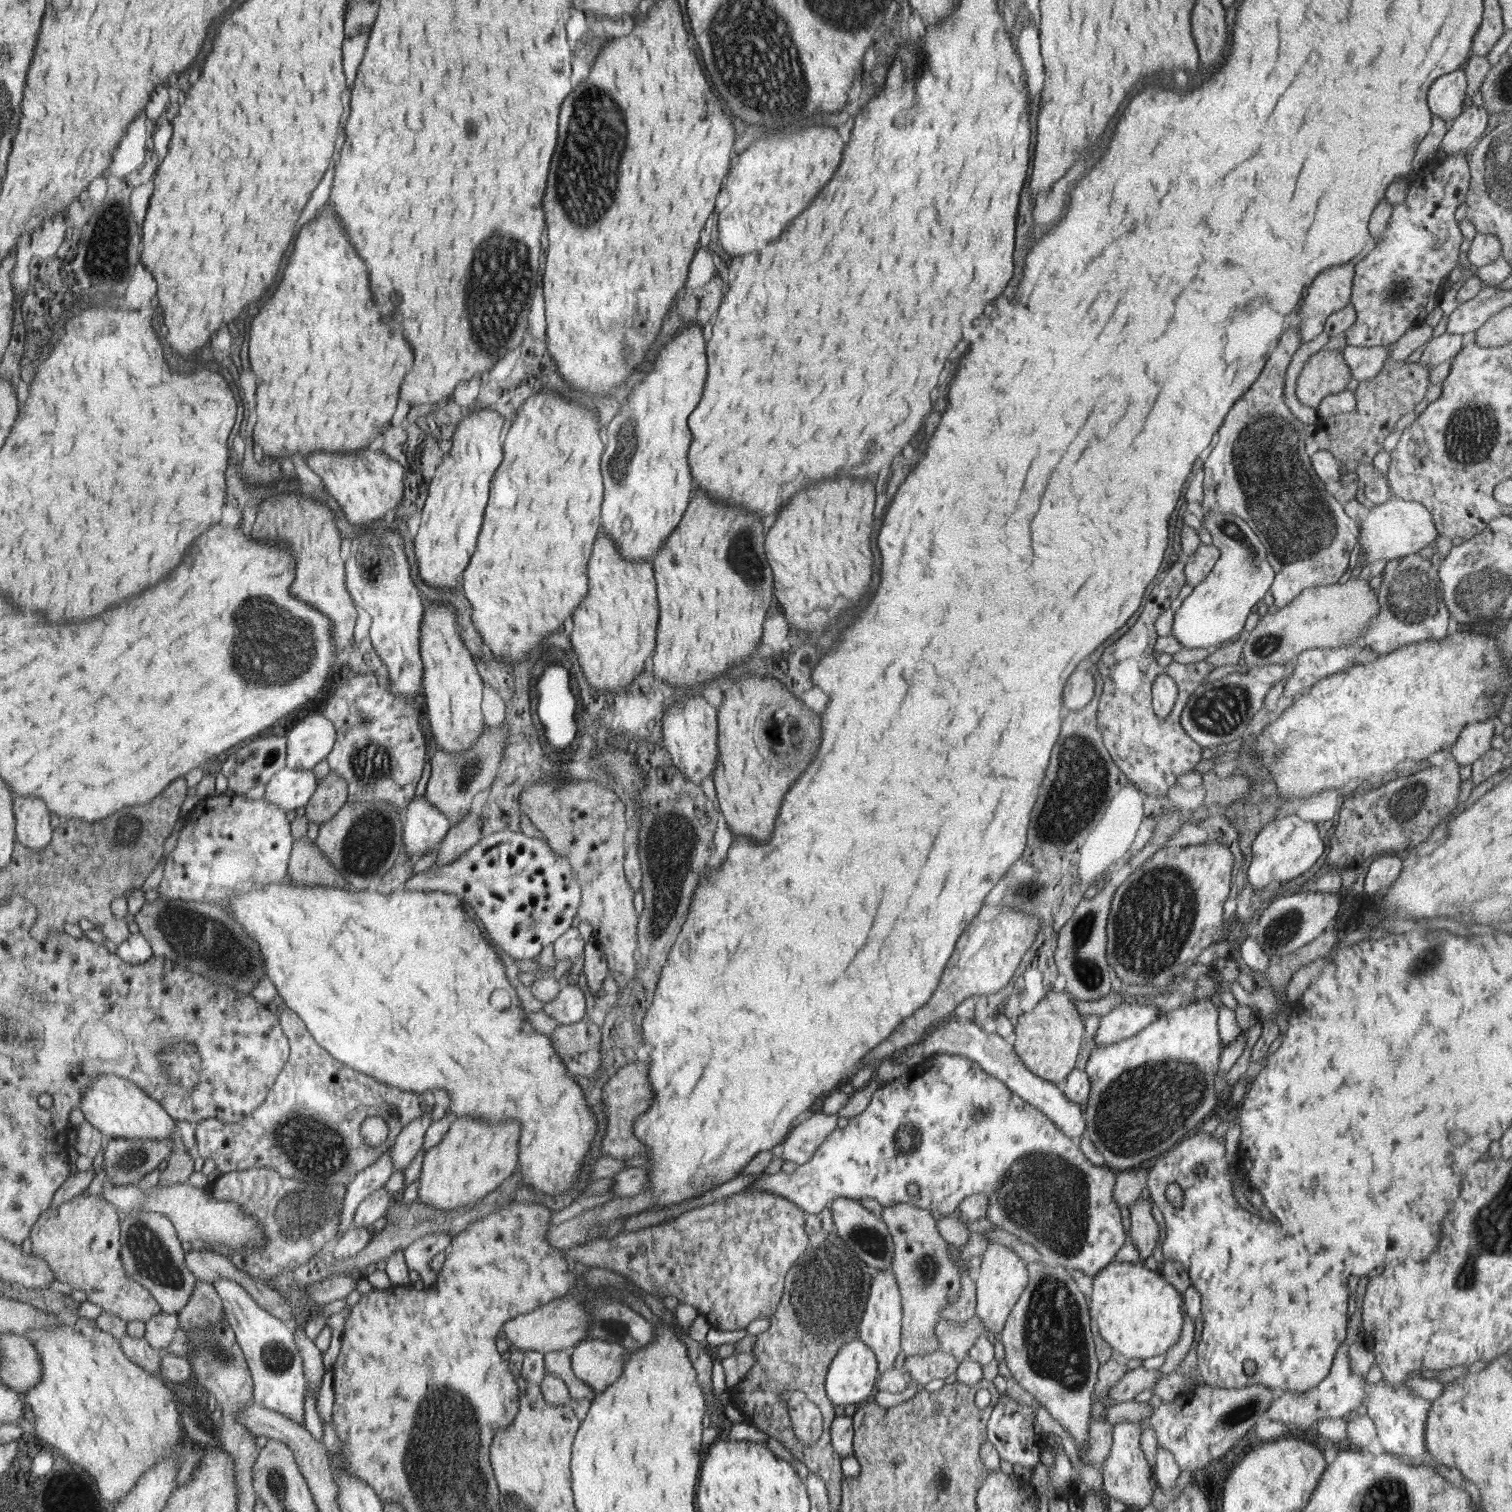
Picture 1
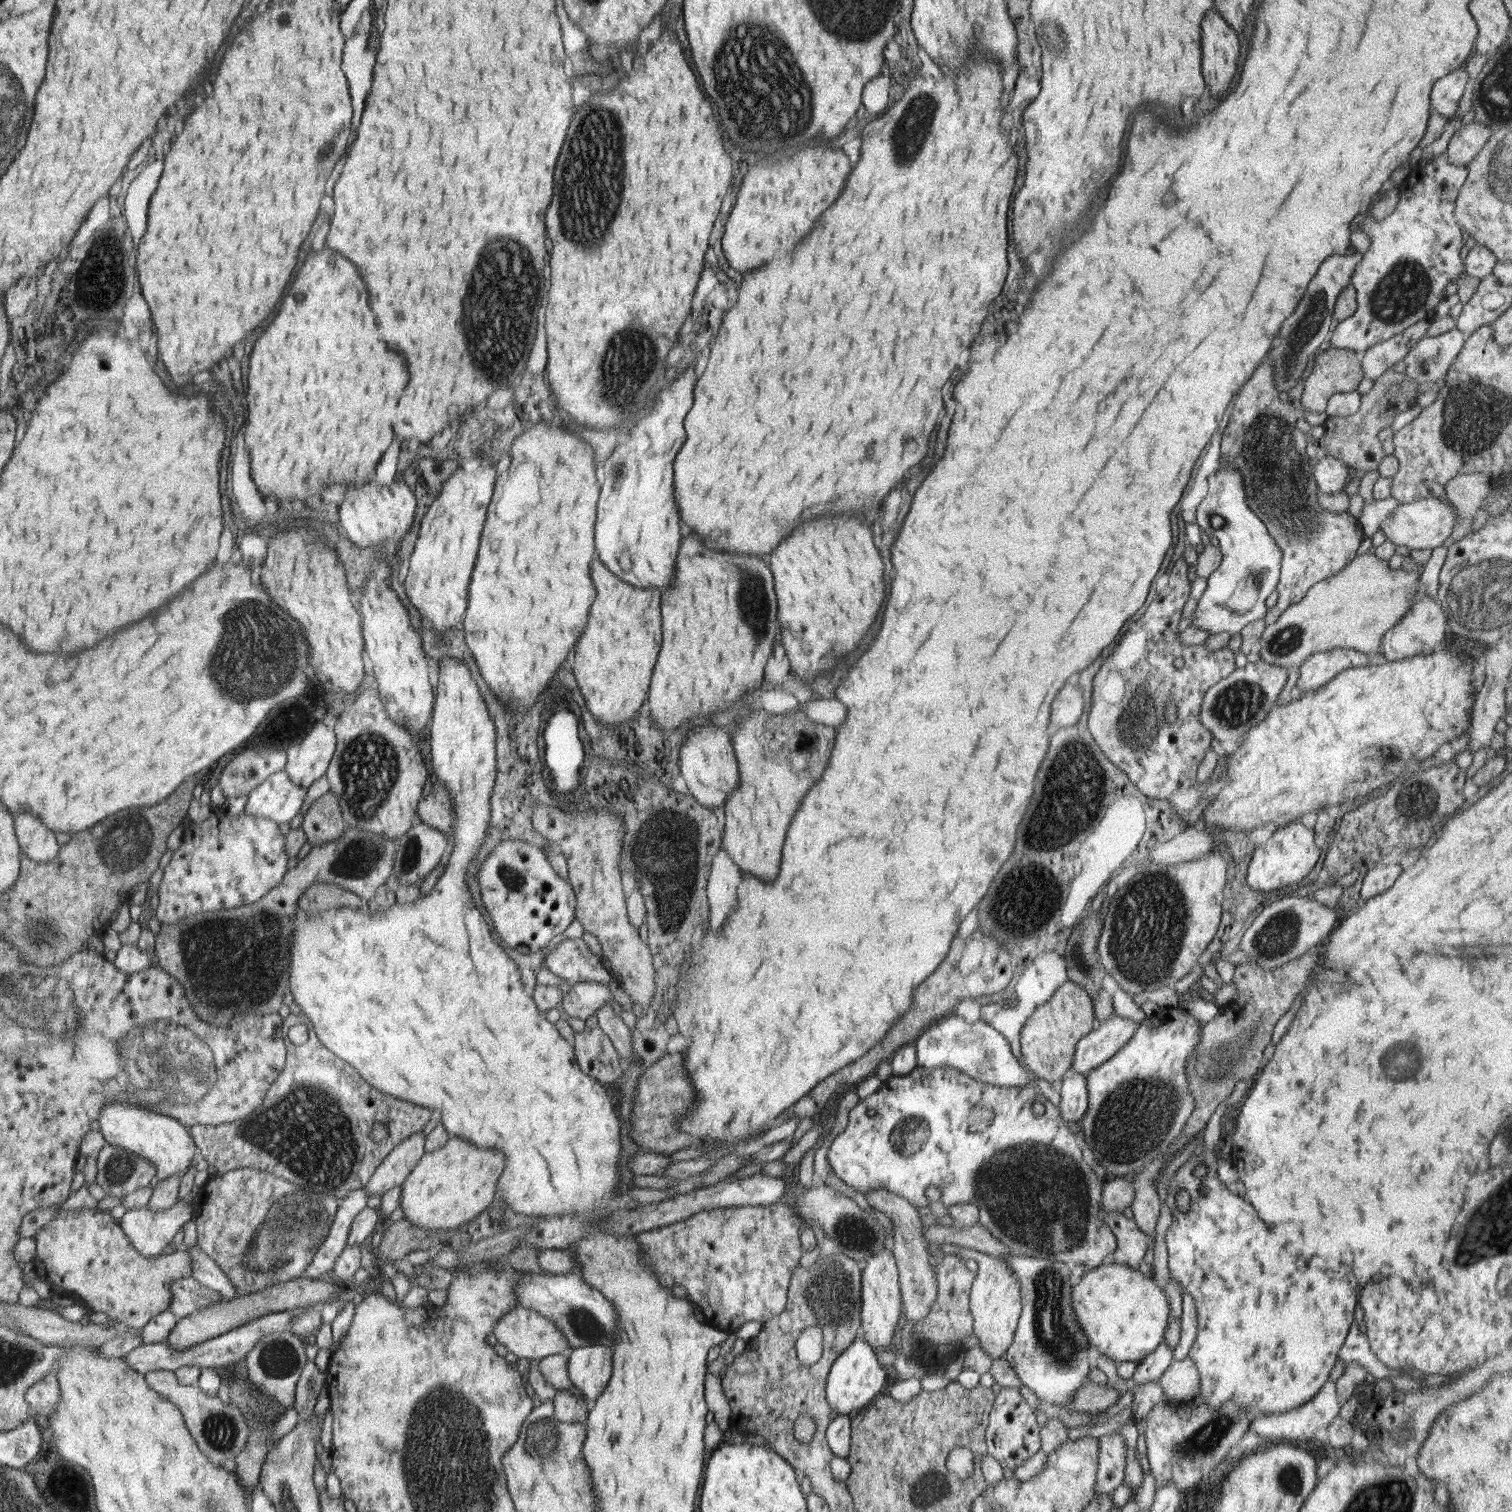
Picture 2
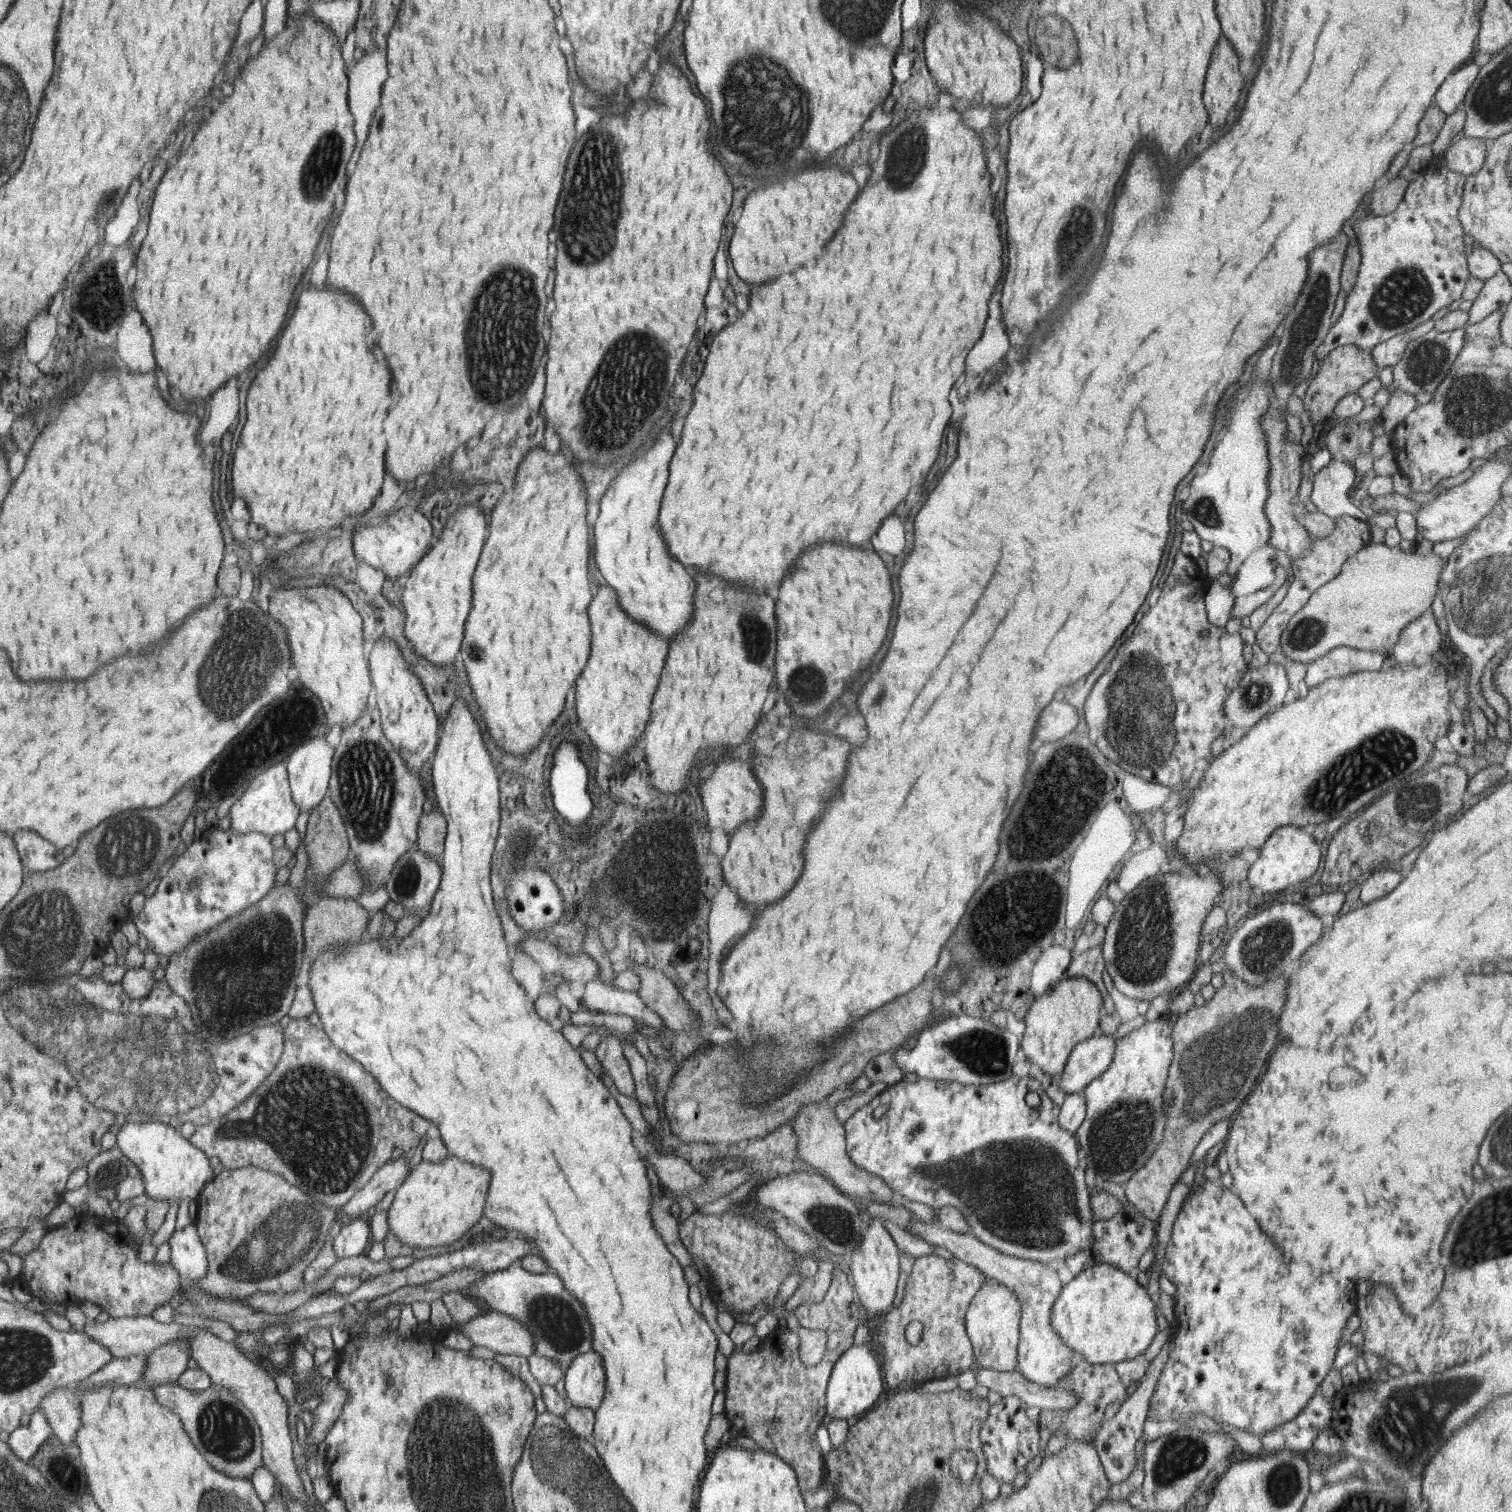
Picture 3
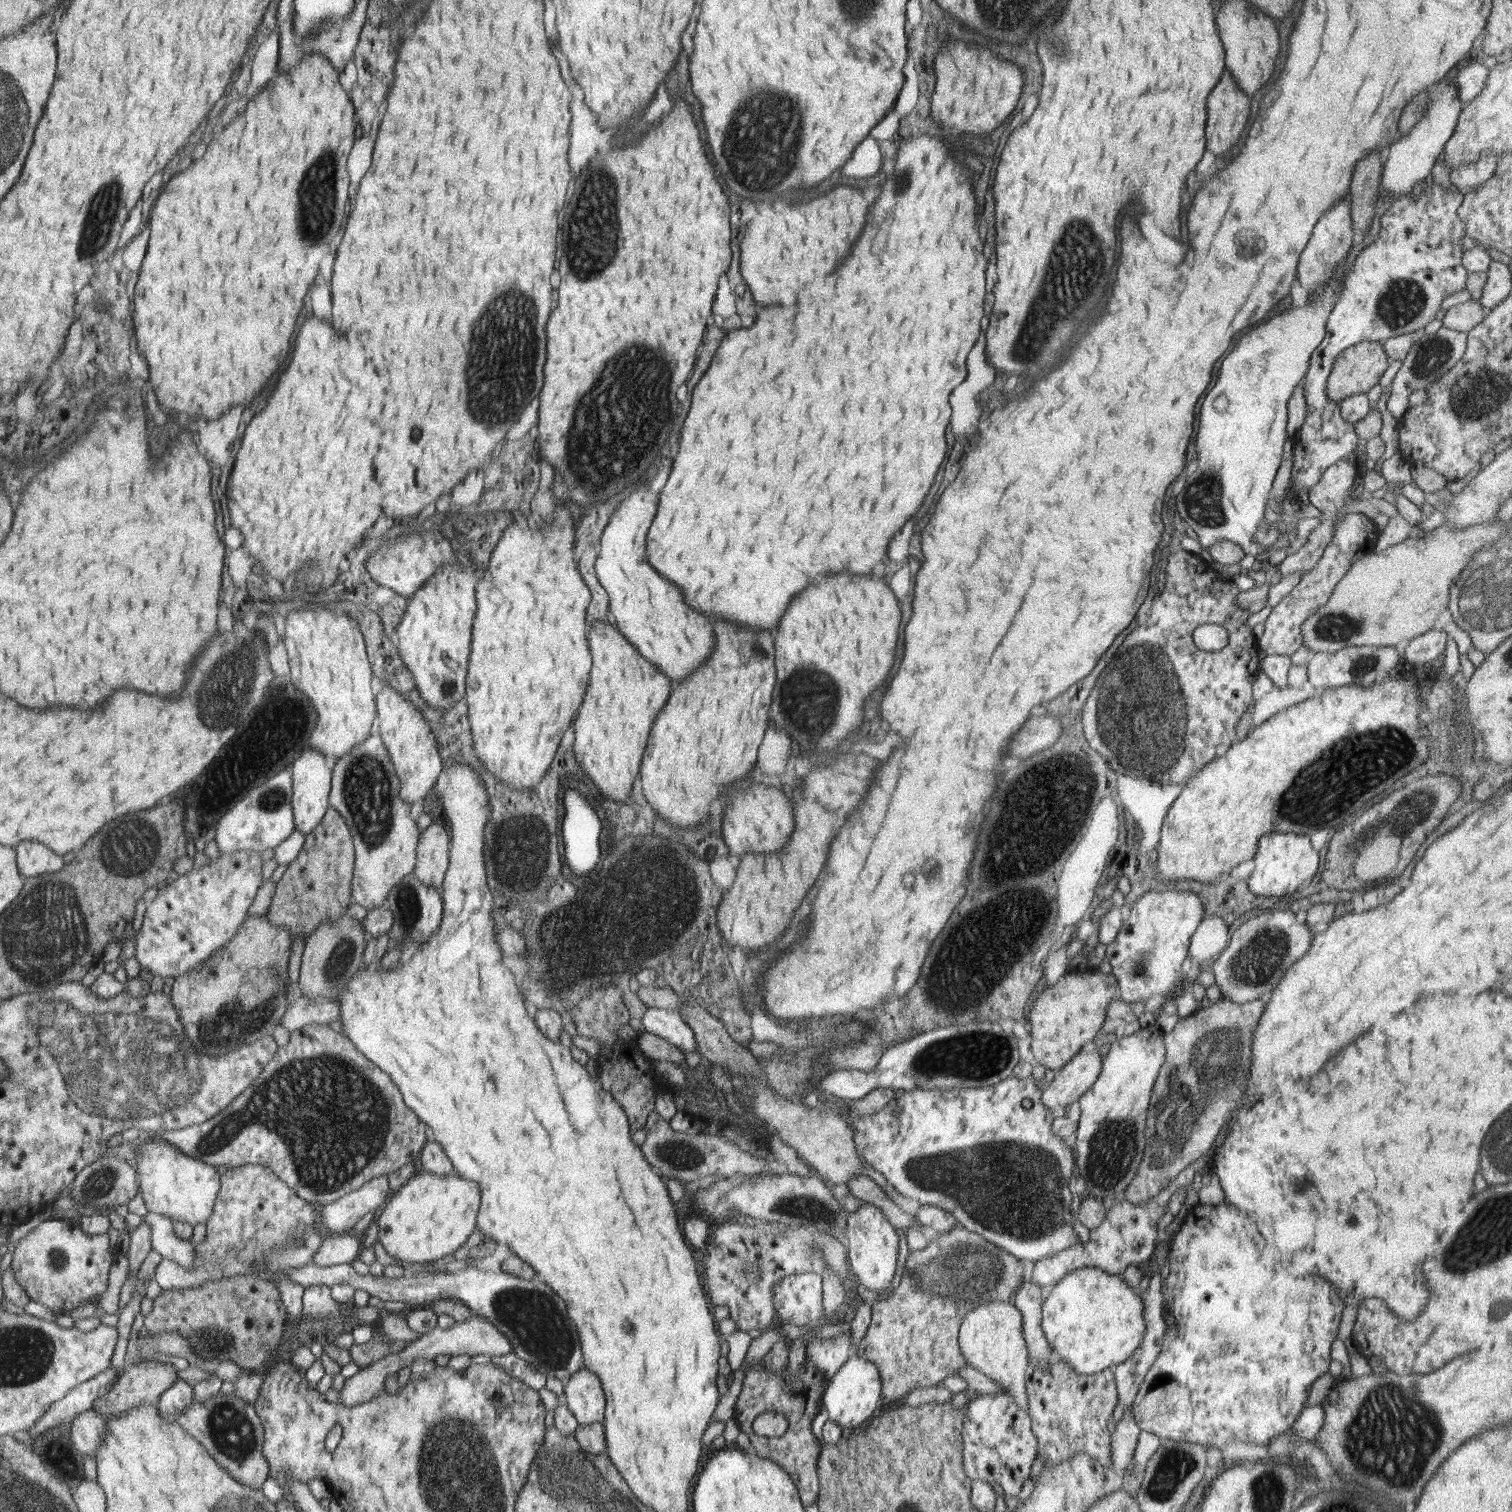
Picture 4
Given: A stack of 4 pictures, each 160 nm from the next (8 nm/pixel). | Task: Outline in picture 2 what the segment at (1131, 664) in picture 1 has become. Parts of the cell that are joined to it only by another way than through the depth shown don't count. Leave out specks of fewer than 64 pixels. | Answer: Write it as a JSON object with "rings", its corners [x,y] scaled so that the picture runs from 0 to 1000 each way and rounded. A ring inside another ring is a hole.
{"rings":[[[782,368],[778,371],[772,387],[765,394],[757,407],[749,412],[723,449],[720,483],[734,504],[746,512],[750,517],[749,521],[755,527],[773,529],[776,524],[792,519],[792,507],[802,493],[802,485],[794,476],[795,464],[800,455],[818,442],[817,433],[812,427],[802,431],[796,426],[784,427],[780,423],[779,413],[787,396],[788,385],[786,381],[788,377]],[[778,427],[780,427],[782,450],[774,452],[772,447],[769,447],[766,434],[769,435],[770,431],[775,431]],[[778,456],[780,456],[778,460],[783,464],[783,484],[779,480],[767,479],[765,472],[765,468],[770,468],[771,460]]]}

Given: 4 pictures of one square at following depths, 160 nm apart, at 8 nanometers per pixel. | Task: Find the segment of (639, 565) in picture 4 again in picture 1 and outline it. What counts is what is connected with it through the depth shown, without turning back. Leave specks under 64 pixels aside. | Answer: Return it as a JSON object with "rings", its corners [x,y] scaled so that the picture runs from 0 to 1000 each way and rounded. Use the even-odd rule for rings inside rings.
{"rings":[[[458,215],[444,220],[444,226],[439,228],[435,239],[430,247],[427,246],[425,254],[416,258],[415,267],[401,282],[402,296],[398,301],[398,313],[400,314],[400,332],[398,334],[398,351],[405,357],[408,364],[413,370],[432,370],[438,358],[452,344],[460,321],[456,309],[456,295],[458,286],[455,278],[464,264],[467,251],[467,234],[464,218]]]}

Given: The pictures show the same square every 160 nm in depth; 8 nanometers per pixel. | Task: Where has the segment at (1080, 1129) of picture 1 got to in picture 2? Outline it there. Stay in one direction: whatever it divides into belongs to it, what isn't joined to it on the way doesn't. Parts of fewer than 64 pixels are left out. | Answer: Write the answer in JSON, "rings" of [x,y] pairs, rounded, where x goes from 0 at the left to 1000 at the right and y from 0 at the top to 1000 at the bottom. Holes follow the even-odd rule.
{"rings":[[[628,671],[622,675],[616,677],[614,681],[606,684],[604,688],[606,705],[619,706],[628,705],[632,706],[647,716],[666,719],[681,719],[685,720],[681,714],[681,708],[671,699],[667,688],[655,677],[639,676],[635,672]]]}

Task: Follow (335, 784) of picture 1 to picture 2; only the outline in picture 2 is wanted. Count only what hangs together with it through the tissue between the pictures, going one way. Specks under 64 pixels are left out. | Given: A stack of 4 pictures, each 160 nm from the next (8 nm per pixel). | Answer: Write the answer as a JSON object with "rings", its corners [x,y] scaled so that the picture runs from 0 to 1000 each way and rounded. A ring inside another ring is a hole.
{"rings":[[[218,522],[211,529],[209,529],[200,541],[200,547],[203,557],[206,560],[227,553],[229,546],[224,526]]]}

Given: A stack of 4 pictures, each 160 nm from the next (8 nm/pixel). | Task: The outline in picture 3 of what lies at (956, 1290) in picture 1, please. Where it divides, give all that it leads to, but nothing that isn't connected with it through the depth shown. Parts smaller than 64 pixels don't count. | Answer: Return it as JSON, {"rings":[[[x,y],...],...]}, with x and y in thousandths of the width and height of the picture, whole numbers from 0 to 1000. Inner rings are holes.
{"rings":[[[536,729],[528,734],[522,743],[528,753],[528,765],[533,767],[535,773],[546,778],[557,789],[579,794],[582,796],[590,792],[591,787],[579,776],[569,773],[560,761],[560,747],[554,740],[552,732]]]}

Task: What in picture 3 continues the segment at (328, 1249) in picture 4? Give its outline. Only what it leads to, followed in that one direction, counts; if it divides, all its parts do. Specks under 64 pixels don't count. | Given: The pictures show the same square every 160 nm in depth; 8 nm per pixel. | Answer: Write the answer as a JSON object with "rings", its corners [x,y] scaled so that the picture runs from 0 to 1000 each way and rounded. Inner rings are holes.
{"rings":[[[243,805],[228,809],[226,815],[221,819],[222,831],[231,832],[241,829],[246,821],[245,817],[245,812]]]}

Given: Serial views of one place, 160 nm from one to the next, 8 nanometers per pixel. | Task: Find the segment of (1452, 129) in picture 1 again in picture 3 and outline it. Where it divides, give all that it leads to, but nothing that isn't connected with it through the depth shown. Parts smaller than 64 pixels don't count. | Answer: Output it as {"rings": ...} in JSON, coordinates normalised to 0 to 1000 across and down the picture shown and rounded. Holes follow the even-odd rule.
{"rings":[[[967,91],[956,101],[958,111],[970,117],[979,114],[983,107],[984,95],[983,91]]]}

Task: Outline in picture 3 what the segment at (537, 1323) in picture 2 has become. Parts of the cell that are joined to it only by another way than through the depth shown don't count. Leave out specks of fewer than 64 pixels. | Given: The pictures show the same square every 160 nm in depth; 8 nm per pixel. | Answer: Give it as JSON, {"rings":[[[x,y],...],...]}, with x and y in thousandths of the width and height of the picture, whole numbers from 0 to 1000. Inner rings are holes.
{"rings":[[[323,867],[321,868],[321,869],[317,870],[308,875],[299,875],[298,877],[295,879],[302,880],[302,878],[302,880],[305,880],[307,884],[309,884],[311,886],[312,886],[314,890],[320,890],[320,892],[323,892],[324,893],[326,893],[328,896],[340,896],[348,898],[354,896],[354,888],[351,879],[343,873],[336,870],[335,869]]]}

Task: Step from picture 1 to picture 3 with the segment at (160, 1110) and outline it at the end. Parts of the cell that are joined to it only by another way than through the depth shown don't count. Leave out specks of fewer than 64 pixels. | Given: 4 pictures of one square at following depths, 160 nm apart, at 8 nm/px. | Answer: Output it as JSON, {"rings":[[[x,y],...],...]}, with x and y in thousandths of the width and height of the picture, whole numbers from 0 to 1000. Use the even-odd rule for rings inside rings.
{"rings":[[[107,742],[83,743],[78,748],[77,758],[93,775],[96,789],[100,794],[130,794],[139,782],[139,769],[122,752],[116,750],[115,743]]]}

